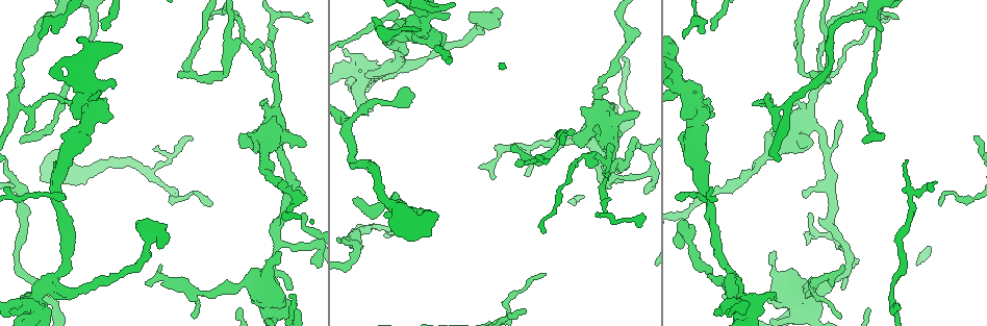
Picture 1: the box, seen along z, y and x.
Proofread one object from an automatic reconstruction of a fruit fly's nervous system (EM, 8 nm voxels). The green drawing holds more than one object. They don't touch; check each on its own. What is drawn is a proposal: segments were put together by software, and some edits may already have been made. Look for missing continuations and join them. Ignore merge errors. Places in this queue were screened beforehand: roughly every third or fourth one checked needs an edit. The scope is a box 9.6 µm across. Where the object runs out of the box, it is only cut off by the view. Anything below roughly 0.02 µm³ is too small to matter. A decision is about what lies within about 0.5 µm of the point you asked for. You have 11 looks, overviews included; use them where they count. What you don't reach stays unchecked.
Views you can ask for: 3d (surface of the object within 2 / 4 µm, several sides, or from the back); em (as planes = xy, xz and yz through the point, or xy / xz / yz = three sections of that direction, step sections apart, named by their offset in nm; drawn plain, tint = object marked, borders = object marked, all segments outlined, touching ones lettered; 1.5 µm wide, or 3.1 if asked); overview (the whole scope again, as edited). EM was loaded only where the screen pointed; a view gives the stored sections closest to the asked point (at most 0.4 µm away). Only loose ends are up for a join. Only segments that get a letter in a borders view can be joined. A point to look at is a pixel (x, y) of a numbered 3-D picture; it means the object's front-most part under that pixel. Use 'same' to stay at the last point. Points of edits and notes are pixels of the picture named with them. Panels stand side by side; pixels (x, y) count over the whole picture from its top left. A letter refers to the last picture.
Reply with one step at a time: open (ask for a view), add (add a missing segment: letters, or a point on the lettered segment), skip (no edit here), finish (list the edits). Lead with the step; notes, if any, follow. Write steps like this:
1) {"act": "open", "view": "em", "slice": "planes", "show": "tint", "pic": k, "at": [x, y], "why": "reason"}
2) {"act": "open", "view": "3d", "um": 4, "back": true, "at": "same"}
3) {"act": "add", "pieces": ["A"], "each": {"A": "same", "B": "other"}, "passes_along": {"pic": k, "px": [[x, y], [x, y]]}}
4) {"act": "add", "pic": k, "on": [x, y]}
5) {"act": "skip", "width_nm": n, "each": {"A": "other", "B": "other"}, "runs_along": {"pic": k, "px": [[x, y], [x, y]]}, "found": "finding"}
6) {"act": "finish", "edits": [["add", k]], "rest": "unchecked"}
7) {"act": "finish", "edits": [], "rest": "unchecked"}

{"act": "open", "view": "em", "slice": "xy", "step": 4, "show": "borders", "pic": 1, "at": [447, 13], "why": "an open end"}

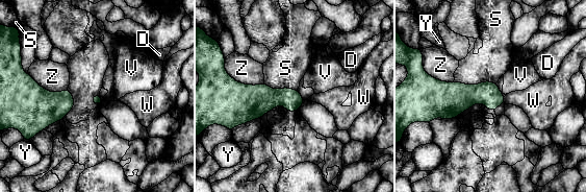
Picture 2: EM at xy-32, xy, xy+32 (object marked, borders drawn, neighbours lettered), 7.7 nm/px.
{"act": "skip", "each": {"D": "other", "S": "other", "V": "other", "W": "other", "Y": "other", "Z": "other"}, "border": {"pic": 2, "px": [[454, 81], [469, 85], [495, 82]]}, "found": "no lettered segment goes on from it"}

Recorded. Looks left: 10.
{"act": "open", "view": "em", "slice": "xz", "step": 4, "show": "borders", "pic": 1, "at": [761, 106], "why": "thin end"}

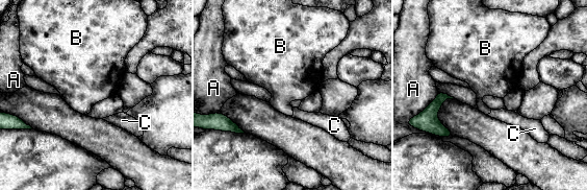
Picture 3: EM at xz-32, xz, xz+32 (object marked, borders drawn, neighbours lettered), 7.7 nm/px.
{"act": "open", "view": "em", "slice": "xy", "step": 8, "show": "borders", "at": "same"}

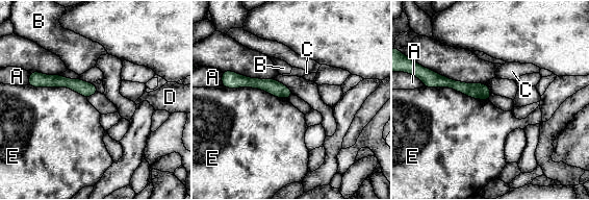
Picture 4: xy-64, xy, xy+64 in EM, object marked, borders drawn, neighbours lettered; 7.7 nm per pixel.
{"act": "skip", "width_nm": 100, "each": {"A": "other", "B": "other", "C": "other", "D": "other", "E": "other"}, "border": {"pic": 4, "px": [[223, 85], [259, 88], [286, 100]]}, "found": "none of them fits"}

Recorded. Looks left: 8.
{"act": "open", "view": "em", "slice": "xz", "step": 8, "show": "tint", "pic": 1, "at": [598, 125], "why": "an open end"}

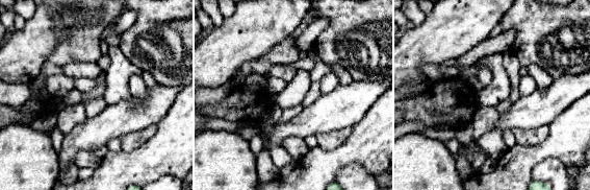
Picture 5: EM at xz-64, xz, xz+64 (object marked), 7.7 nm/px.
{"act": "open", "view": "em", "slice": "planes", "show": "borders", "at": "same"}

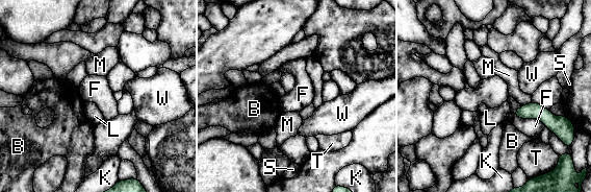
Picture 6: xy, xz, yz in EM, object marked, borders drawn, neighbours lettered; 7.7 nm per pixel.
{"act": "skip", "each": {"B": "other", "F": "other", "K": "other", "L": "other", "M": "other", "S": "other", "T": "other", "W": "other"}, "runs_along": {"pic": 6, "px": [[517, 113], [543, 114], [569, 142]]}, "found": "none of them fits"}

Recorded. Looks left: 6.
{"act": "open", "view": "em", "slice": "planes", "show": "borders", "pic": 1, "at": [546, 230], "why": "tapers out"}

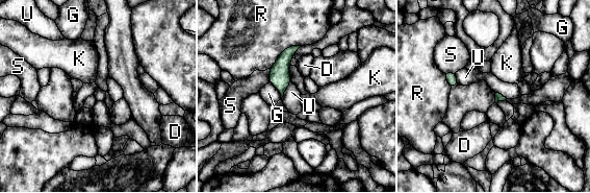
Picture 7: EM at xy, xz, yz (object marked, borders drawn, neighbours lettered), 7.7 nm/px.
{"act": "skip", "each": {"D": "other", "G": "other", "K": "other", "R": "other", "S": "other", "U": "other"}, "border": {"pic": 7, "px": [[290, 76], [290, 82], [281, 97]]}, "found": "none of them fits"}

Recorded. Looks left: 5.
{"act": "finish", "edits": [], "rest": "unchecked"}

